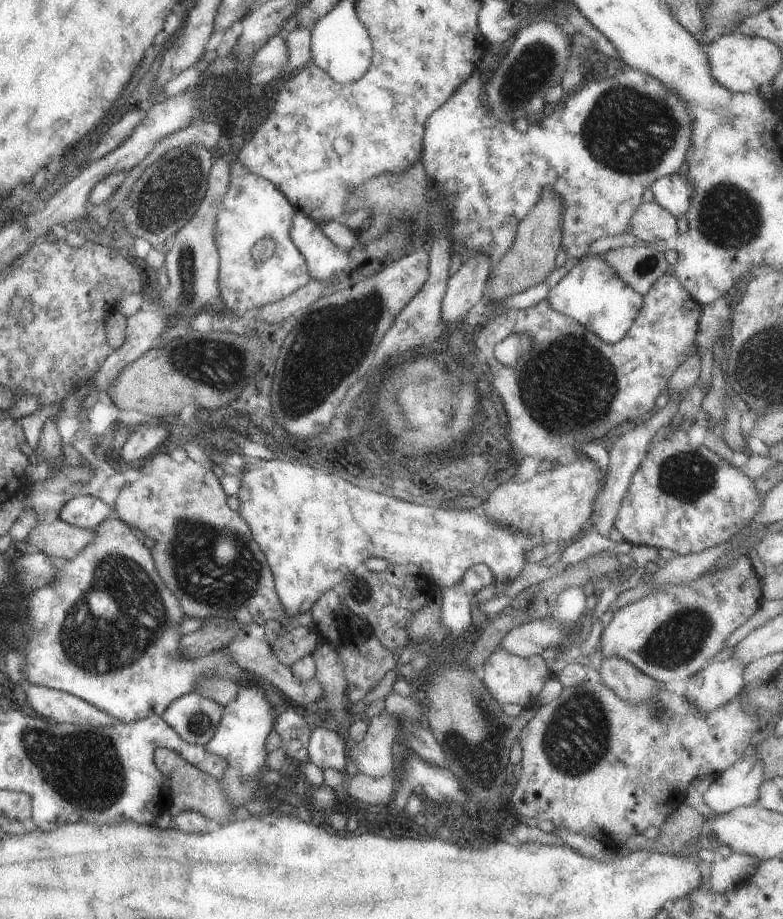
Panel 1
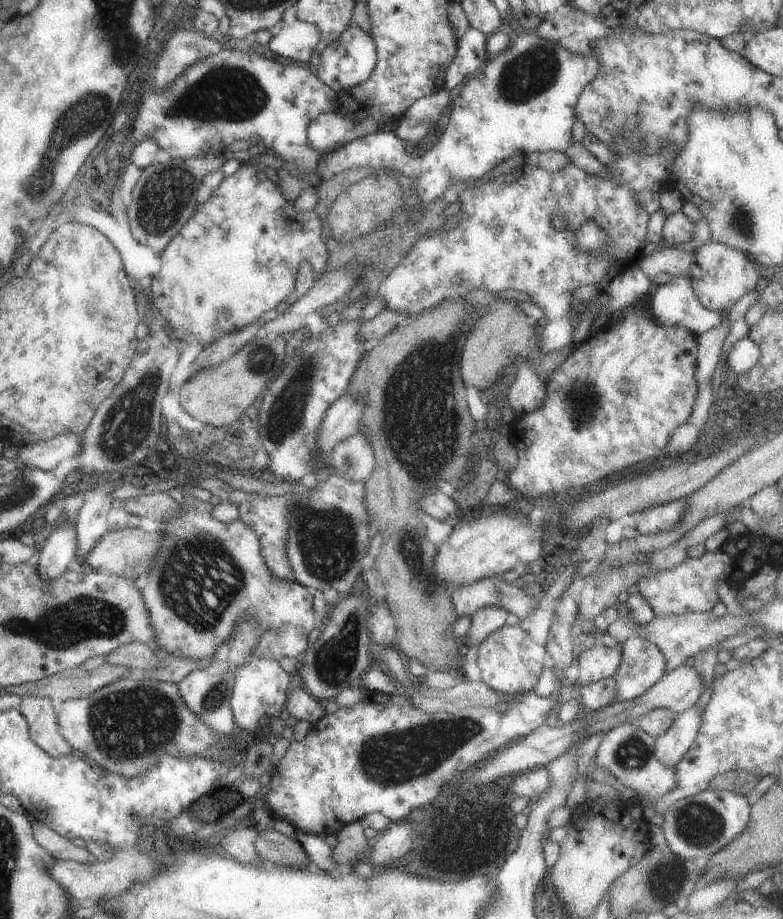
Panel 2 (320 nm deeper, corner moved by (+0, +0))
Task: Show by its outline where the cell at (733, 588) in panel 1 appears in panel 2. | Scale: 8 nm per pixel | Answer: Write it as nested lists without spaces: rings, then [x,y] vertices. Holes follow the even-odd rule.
[[[597,642],[591,648],[581,651],[573,662],[577,665],[577,677],[574,681],[575,688],[613,675],[620,658],[619,644],[609,648]]]

